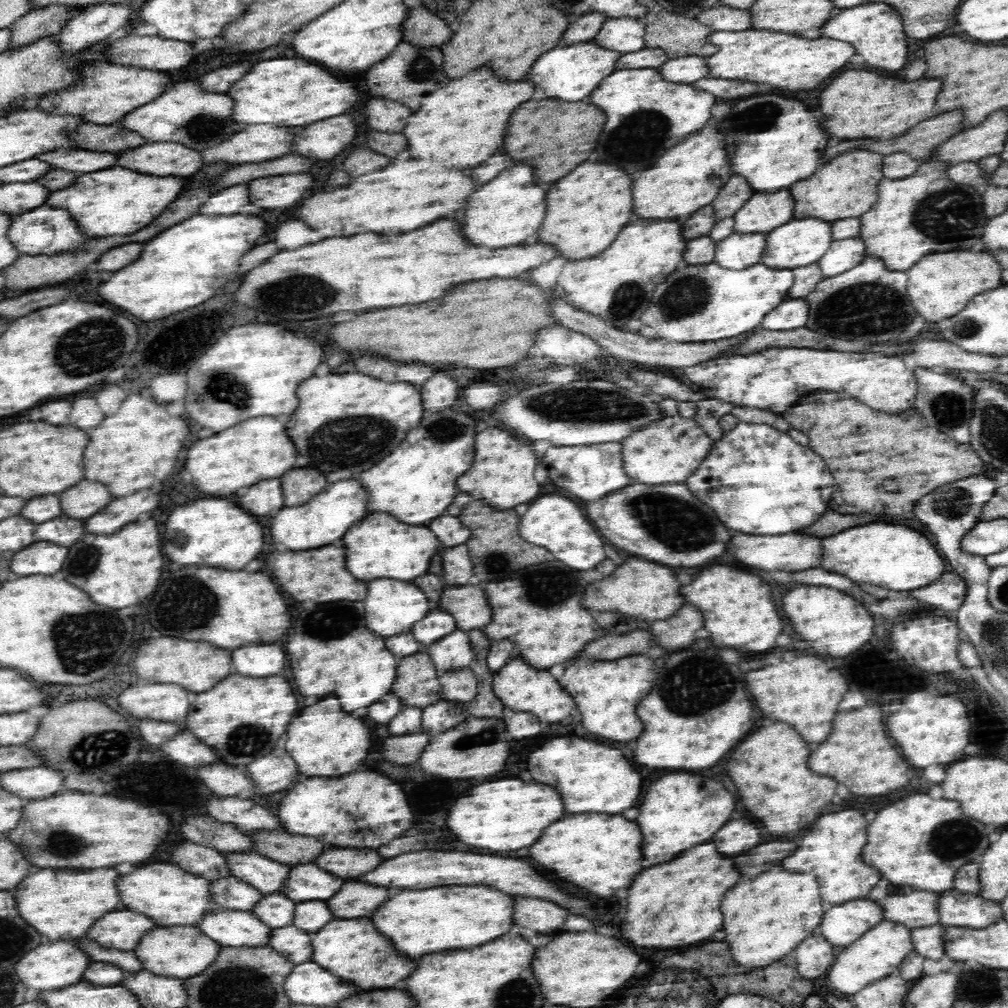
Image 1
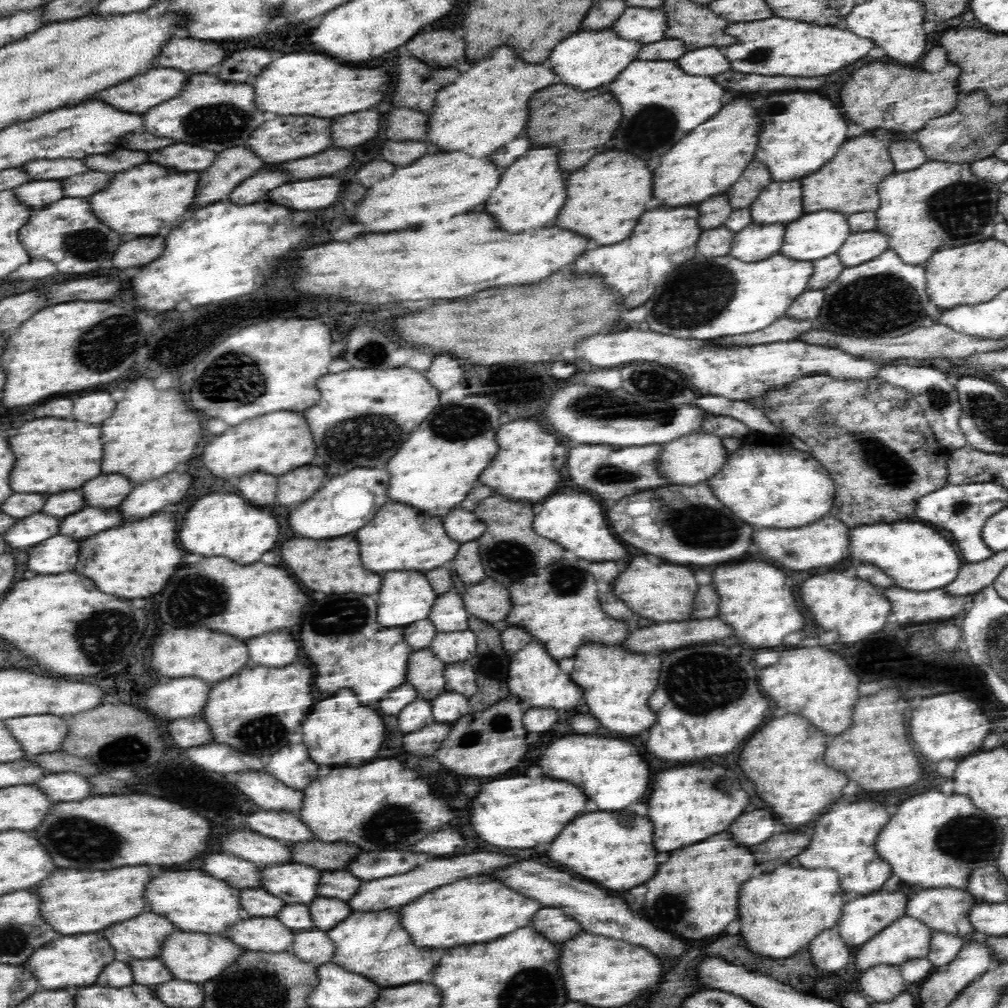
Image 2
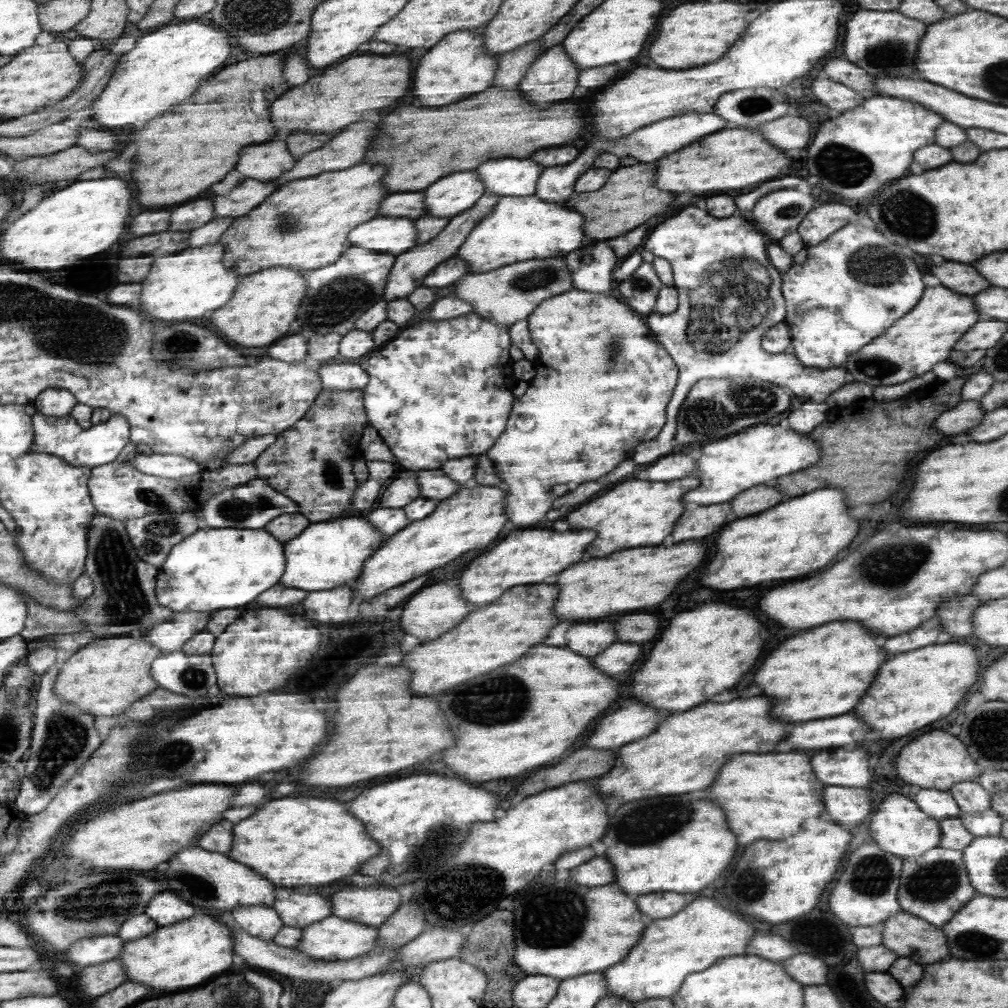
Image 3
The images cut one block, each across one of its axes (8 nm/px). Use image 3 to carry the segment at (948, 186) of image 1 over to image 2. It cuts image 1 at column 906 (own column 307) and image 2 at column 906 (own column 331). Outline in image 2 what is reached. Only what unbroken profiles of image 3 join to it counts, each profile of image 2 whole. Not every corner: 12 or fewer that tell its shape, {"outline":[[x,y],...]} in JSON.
{"outline":[[927,160],[878,186],[904,264],[990,238],[996,183]]}

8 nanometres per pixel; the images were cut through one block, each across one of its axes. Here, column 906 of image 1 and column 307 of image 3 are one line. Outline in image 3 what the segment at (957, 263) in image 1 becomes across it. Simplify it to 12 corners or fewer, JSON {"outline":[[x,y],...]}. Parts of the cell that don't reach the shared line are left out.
{"outline":[[268,268],[210,322],[232,344],[286,337],[307,271]]}

